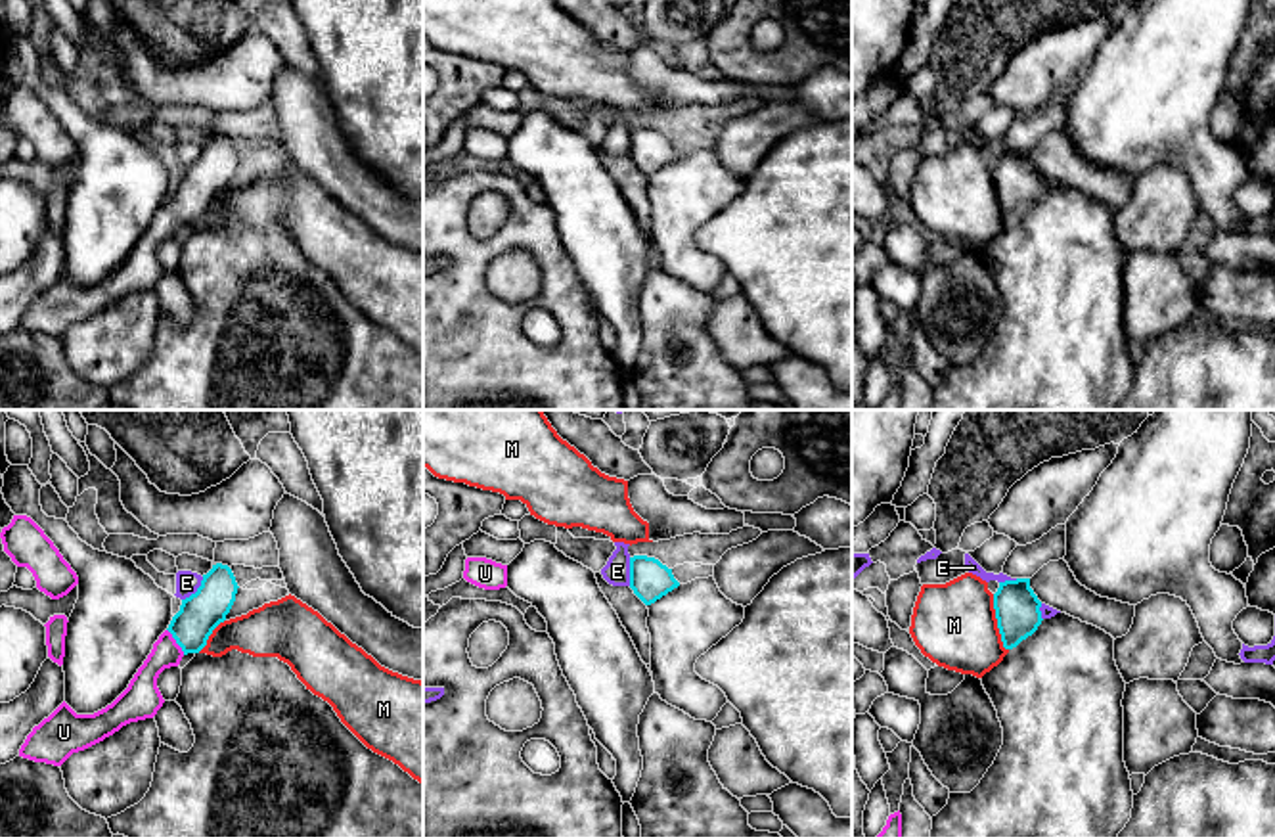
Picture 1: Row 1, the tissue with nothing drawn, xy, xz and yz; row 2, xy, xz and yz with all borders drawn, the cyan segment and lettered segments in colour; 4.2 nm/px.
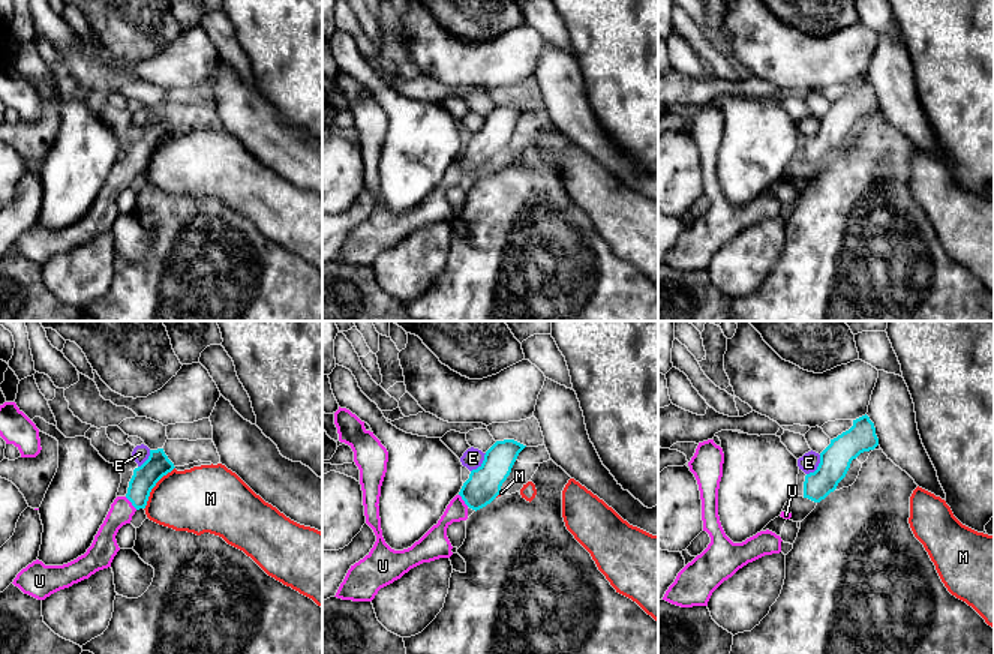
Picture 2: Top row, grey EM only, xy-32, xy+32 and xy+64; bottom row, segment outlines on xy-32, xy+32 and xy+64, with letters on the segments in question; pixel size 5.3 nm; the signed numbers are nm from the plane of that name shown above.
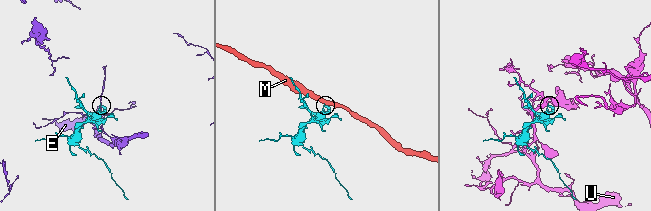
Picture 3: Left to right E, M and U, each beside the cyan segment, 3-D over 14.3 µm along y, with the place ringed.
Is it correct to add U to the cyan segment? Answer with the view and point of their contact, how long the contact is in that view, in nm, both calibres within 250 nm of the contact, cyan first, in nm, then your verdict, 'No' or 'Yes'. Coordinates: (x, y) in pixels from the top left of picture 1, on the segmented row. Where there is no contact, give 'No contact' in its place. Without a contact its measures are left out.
Touches cyan at xy (177, 642). Shared border 130 nm. Thickness 170 nm (cyan) against 130 nm. Yes

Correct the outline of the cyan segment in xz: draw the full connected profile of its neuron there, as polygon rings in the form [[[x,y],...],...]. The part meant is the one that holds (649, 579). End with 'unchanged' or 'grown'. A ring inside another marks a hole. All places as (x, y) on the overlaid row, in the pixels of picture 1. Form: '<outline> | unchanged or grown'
[[[647,555],[630,557],[630,588],[645,605],[655,603],[678,586],[672,569],[659,559]]] | unchanged

